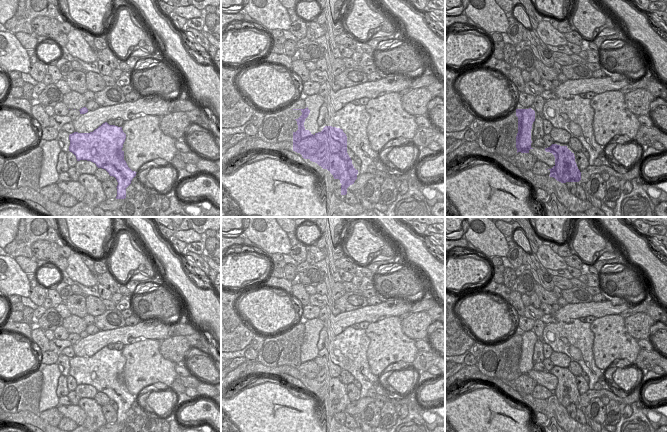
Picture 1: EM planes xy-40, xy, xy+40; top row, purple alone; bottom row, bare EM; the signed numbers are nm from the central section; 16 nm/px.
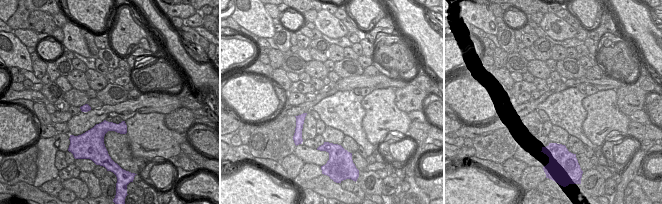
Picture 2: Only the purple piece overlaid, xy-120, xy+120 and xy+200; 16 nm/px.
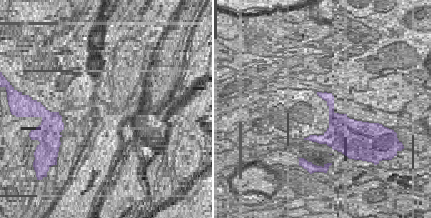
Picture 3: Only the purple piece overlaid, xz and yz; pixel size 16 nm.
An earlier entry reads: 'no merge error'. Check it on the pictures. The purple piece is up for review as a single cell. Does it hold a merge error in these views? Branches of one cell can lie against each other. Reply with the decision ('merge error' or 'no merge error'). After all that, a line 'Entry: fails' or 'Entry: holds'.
merge error
Entry: fails

